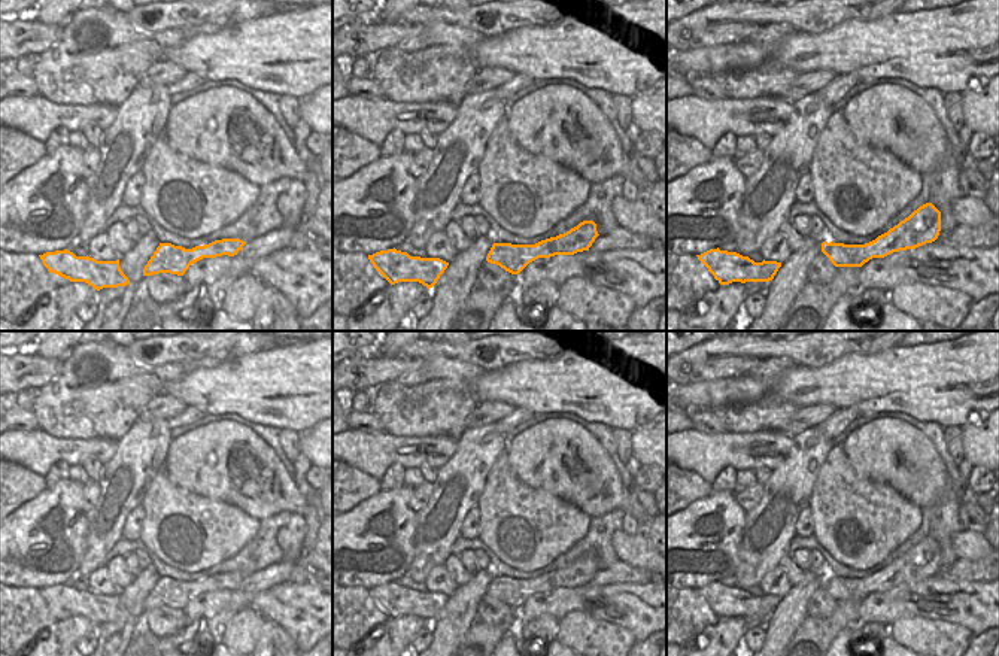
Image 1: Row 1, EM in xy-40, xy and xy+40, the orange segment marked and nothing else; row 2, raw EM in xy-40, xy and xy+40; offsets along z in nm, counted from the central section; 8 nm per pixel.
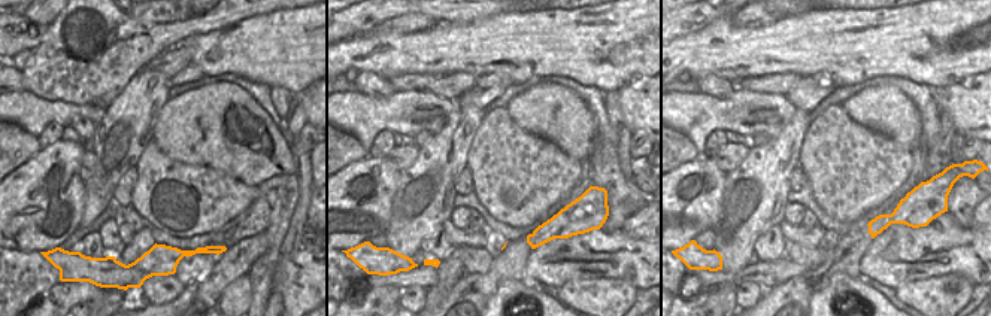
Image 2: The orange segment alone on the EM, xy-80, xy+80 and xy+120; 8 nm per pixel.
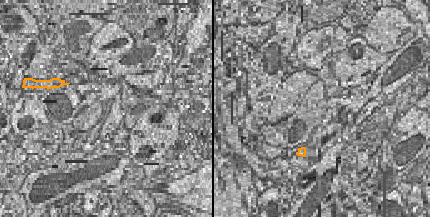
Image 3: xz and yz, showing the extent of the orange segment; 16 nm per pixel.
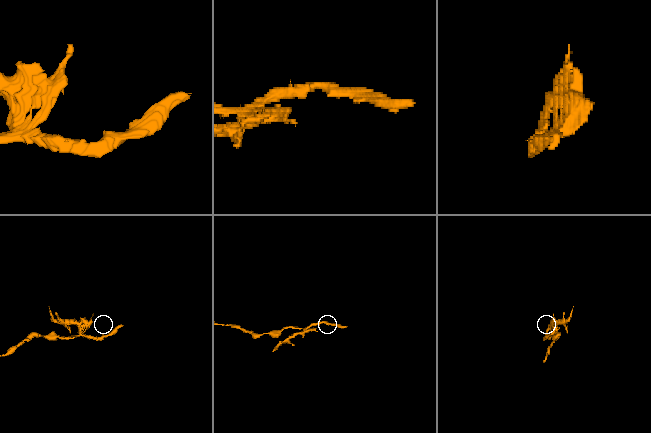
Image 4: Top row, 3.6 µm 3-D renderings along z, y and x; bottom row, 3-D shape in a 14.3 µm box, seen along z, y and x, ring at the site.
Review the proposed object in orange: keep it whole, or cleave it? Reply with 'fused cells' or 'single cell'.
fused cells

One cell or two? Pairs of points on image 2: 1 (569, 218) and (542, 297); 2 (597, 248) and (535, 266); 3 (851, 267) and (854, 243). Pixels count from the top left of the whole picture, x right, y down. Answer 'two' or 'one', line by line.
1: two
2: one
3: one

